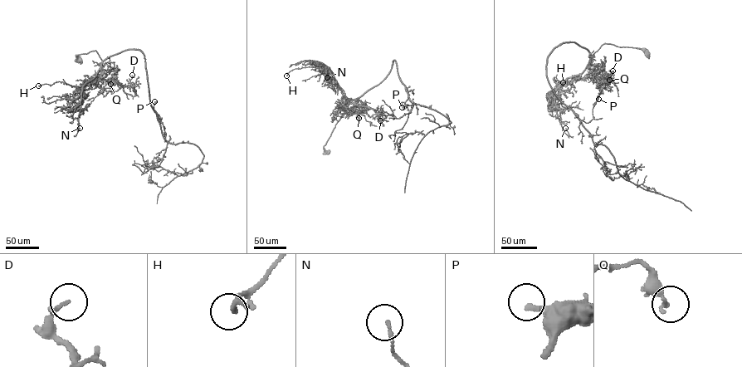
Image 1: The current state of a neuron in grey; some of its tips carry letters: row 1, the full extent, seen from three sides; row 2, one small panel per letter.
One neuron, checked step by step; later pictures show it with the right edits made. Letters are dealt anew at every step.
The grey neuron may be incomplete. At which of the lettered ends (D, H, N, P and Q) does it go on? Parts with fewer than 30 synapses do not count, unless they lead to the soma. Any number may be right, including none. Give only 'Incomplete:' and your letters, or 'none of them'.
Incomplete: none of them

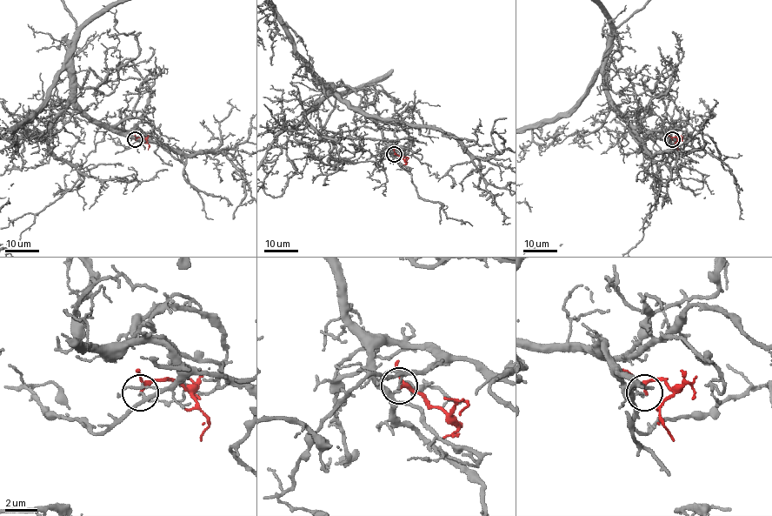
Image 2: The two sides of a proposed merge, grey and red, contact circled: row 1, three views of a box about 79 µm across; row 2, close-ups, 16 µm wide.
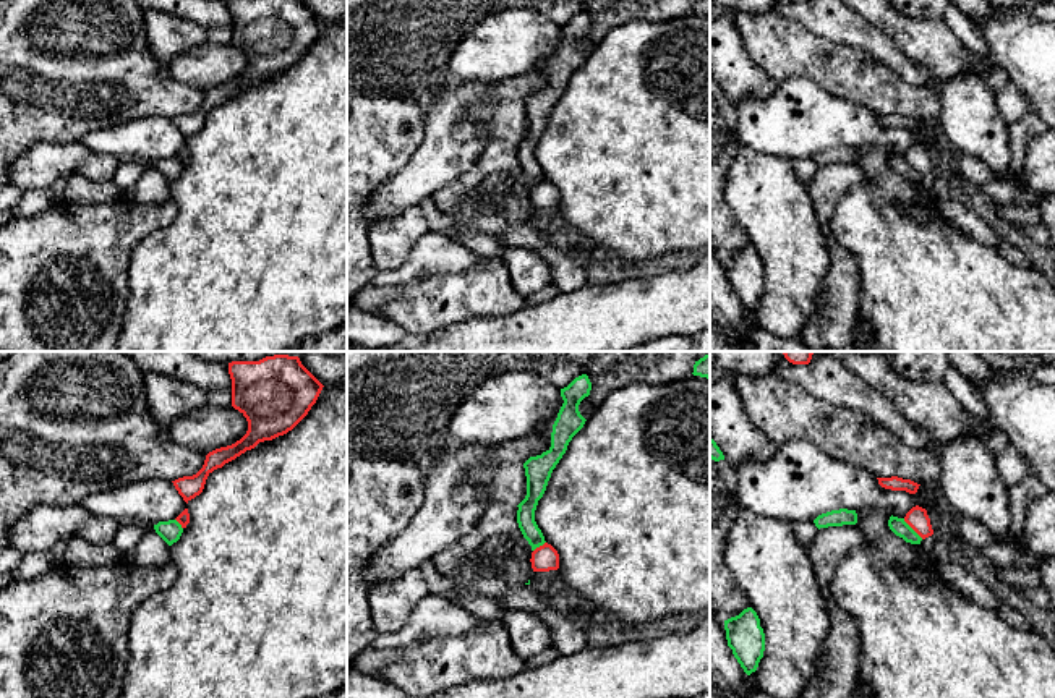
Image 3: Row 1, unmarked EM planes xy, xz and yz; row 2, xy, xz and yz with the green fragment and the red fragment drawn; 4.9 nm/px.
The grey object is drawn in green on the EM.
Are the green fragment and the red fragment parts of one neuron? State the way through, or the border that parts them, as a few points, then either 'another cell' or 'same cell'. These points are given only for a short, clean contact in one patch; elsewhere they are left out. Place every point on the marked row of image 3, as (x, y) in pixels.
border along yz (903, 519), (922, 538); another cell

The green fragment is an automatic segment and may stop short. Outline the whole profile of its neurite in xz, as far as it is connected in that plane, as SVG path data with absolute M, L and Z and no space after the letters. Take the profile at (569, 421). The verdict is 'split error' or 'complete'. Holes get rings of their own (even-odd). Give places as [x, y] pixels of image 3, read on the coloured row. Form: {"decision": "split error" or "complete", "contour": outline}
{"decision": "complete", "contour": "M587 374L575 377L561 389L564 400L553 424L551 447L541 455L530 457L525 463L527 496L517 505L517 523L532 551L543 546L545 536L535 521L538 500L543 497L553 470L567 450L572 437L583 428L585 418L579 411L580 402L590 395L592 382Z"}

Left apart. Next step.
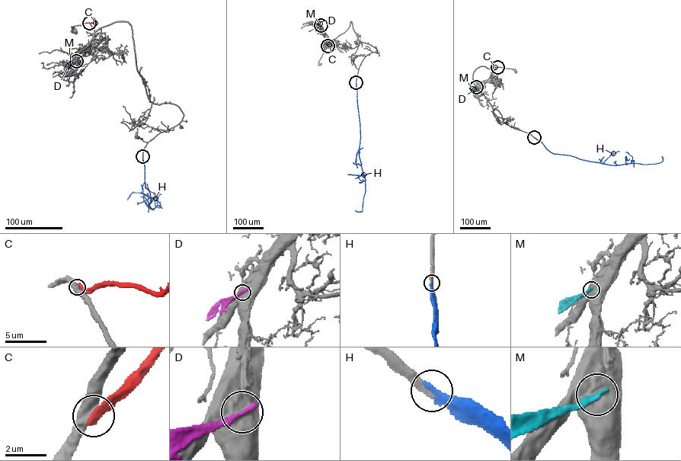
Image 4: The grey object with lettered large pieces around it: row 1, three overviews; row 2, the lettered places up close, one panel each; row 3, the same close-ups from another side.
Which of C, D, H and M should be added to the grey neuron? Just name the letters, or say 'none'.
H

